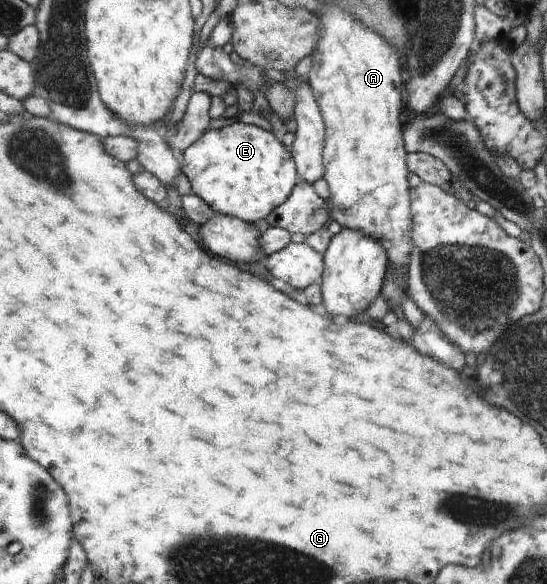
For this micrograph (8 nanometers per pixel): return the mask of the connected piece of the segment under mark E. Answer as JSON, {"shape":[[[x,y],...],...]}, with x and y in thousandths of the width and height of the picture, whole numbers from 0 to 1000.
{"shape":[[[439,207],[400,223],[382,223],[333,264],[331,296],[344,305],[351,330],[364,336],[391,365],[426,370],[457,384],[473,380],[477,373],[488,375],[517,346],[527,344],[547,308],[536,267],[528,267],[499,228]]]}

